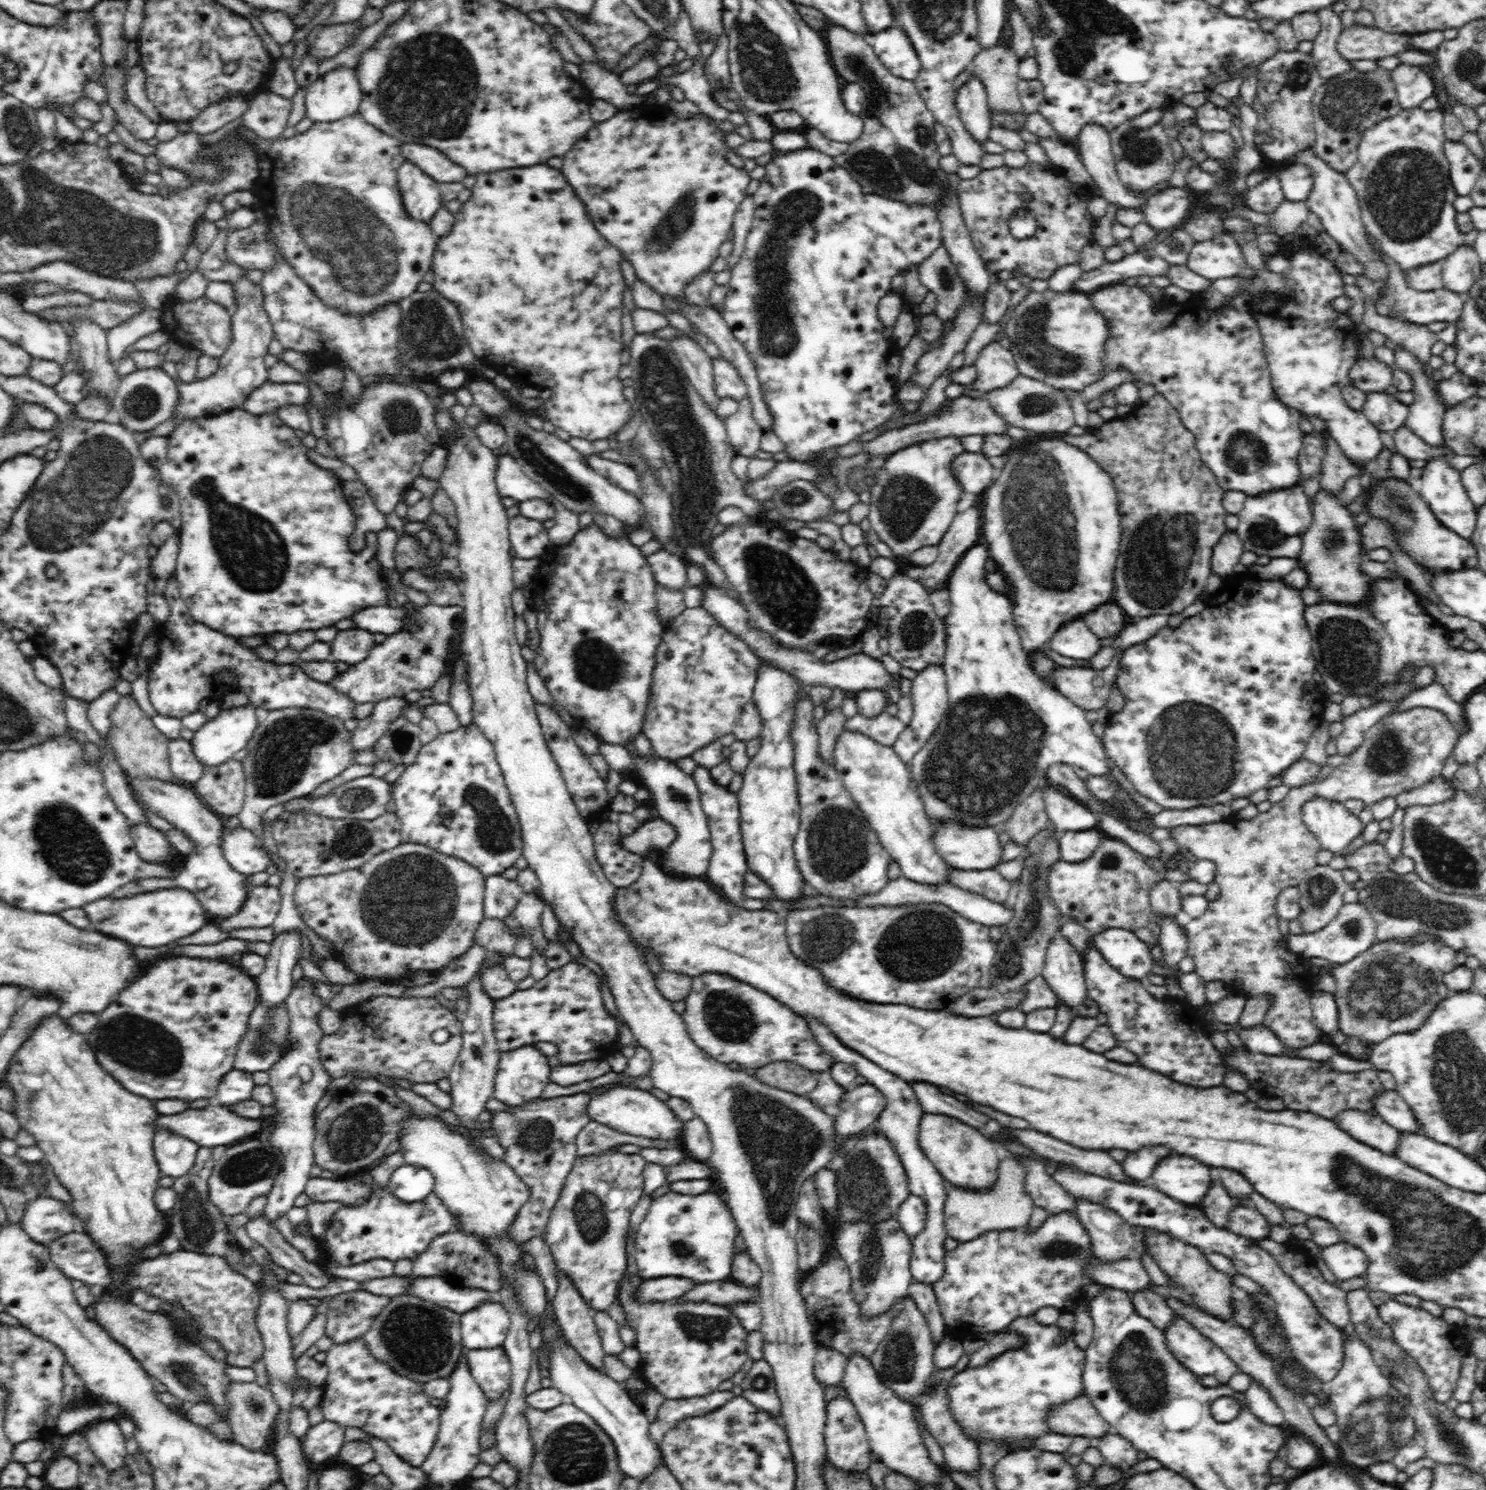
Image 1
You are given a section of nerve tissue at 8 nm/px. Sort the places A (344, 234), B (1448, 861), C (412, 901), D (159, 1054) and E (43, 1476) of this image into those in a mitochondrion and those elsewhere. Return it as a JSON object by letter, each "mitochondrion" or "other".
{"A":"mitochondrion","B":"mitochondrion","C":"mitochondrion","D":"mitochondrion","E":"other"}

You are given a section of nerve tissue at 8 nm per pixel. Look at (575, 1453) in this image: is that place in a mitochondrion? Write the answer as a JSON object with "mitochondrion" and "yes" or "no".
{"mitochondrion":"yes"}

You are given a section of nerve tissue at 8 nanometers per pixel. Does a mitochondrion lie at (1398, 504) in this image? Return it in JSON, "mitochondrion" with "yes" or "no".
{"mitochondrion":"yes"}

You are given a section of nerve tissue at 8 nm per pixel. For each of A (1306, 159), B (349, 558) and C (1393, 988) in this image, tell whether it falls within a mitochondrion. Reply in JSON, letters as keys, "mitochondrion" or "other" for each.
{"A":"other","B":"other","C":"mitochondrion"}

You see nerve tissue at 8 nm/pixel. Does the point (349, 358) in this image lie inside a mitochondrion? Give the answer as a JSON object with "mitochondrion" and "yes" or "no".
{"mitochondrion":"no"}

